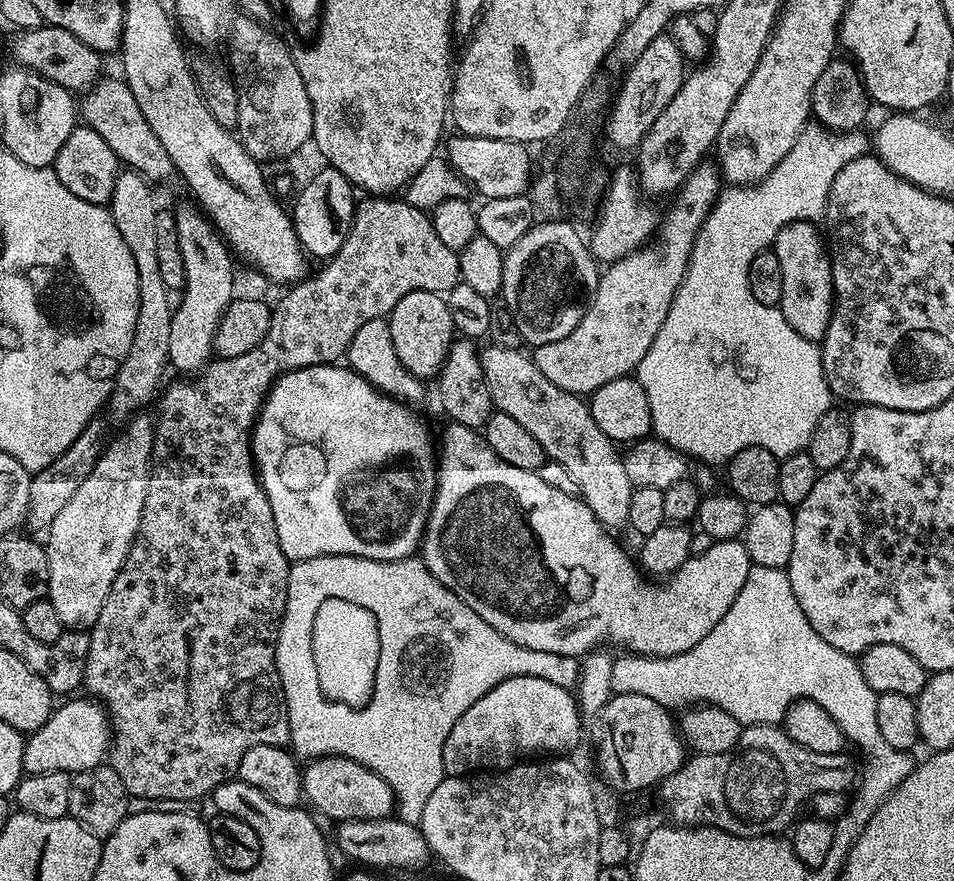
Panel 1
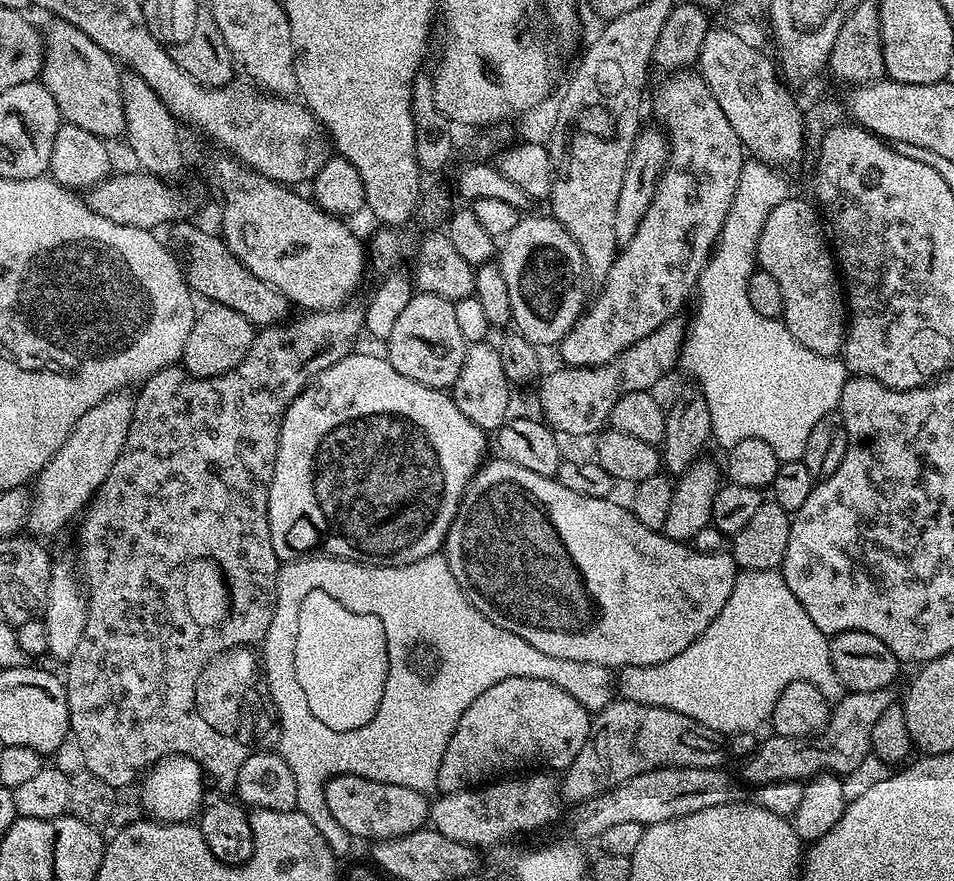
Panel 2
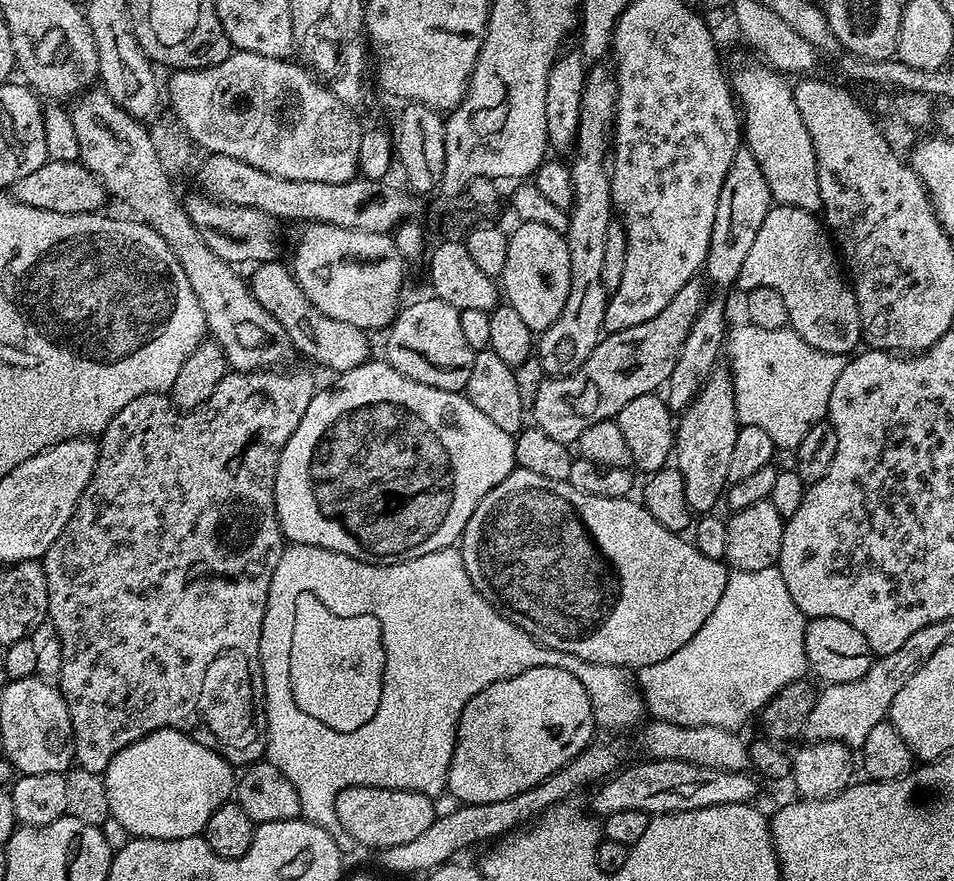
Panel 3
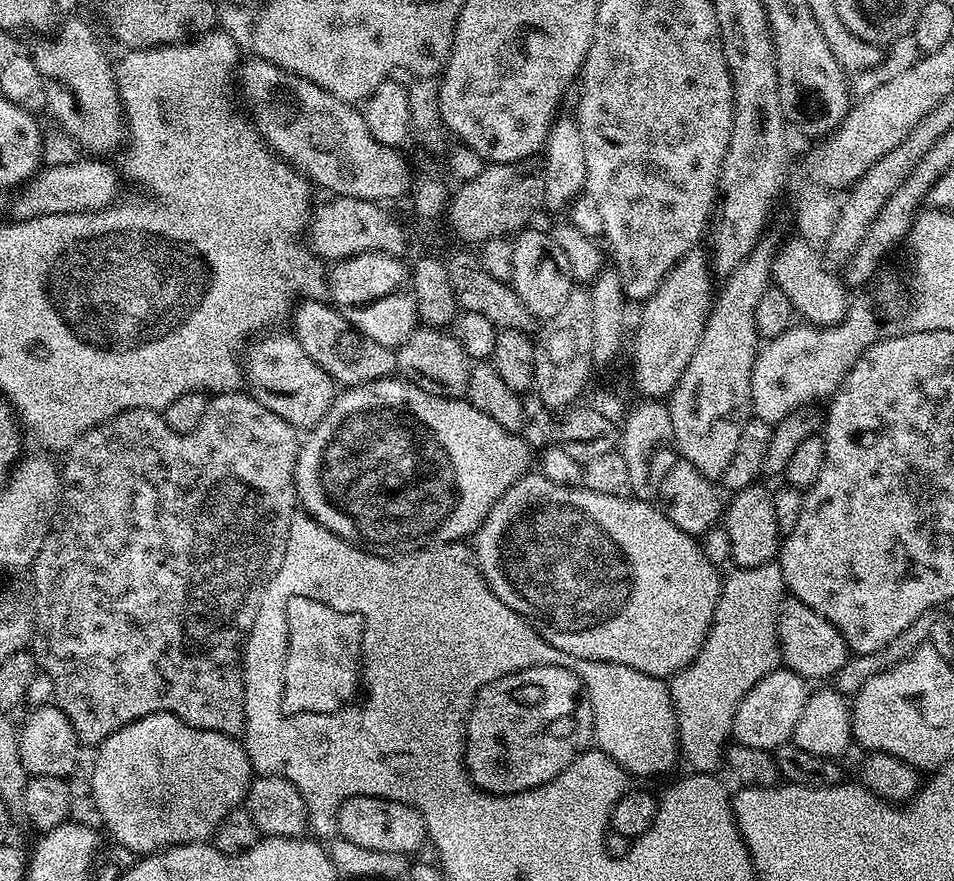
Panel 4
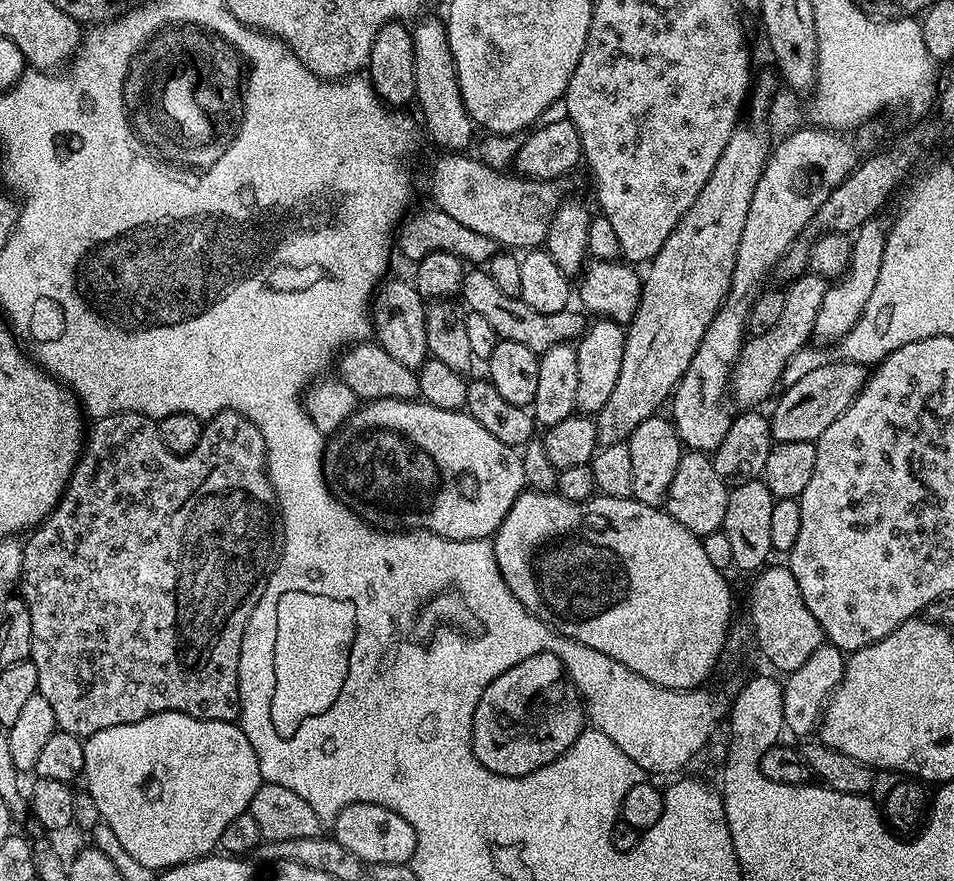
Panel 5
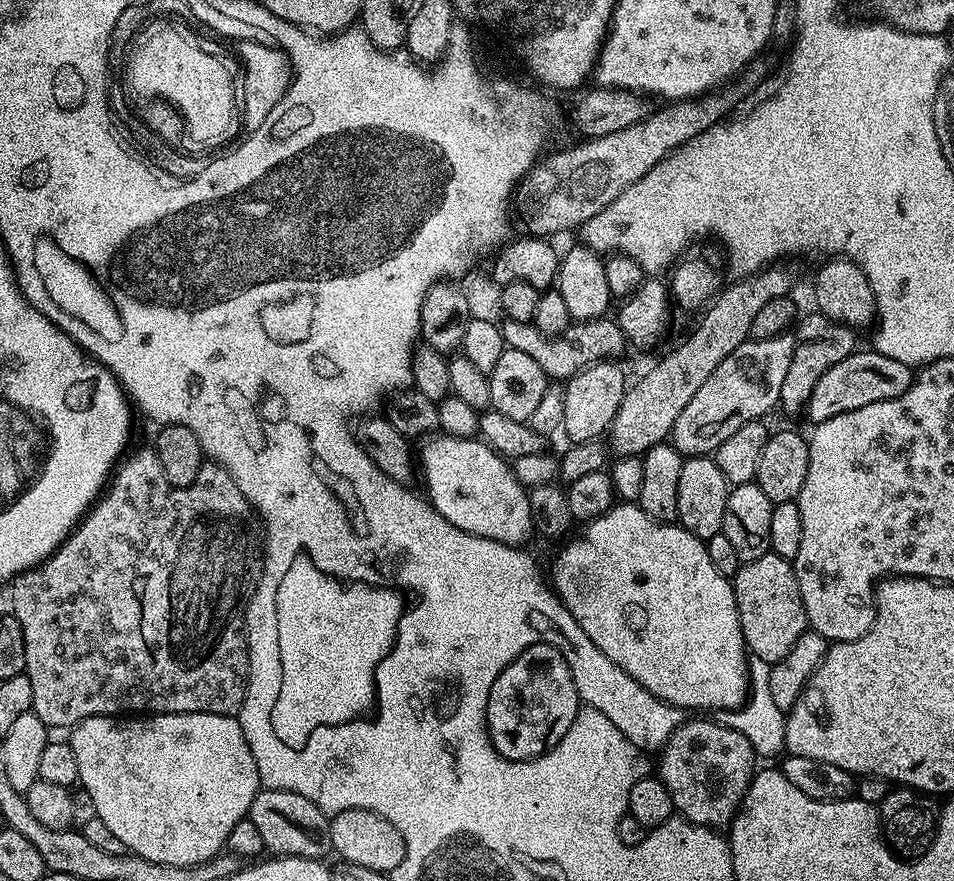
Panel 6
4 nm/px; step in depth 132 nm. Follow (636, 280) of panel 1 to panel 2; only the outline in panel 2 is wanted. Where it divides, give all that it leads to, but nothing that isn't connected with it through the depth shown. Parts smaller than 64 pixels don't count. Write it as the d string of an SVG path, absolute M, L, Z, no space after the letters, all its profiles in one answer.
M673 71L667 78L669 80L662 81L656 88L652 112L656 115L655 123L668 138L668 164L654 190L654 198L650 198L650 210L646 210L642 223L638 225L638 234L634 234L623 250L617 251L609 276L599 285L600 297L593 304L591 301L586 314L581 315L558 345L560 356L564 359L561 361L567 367L602 366L675 317L680 312L679 308L687 302L688 295L691 292L693 295L699 285L700 271L716 247L726 214L730 214L730 206L738 190L738 178L746 162L744 143L738 134L734 134L734 126L730 126L725 114L722 114L710 86L706 86L699 71Z

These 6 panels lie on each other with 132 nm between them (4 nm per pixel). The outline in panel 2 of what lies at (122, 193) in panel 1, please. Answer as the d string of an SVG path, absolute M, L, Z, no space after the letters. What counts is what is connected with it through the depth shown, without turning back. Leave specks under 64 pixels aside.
M128 390L112 392L102 398L98 406L82 414L54 458L50 458L44 469L36 473L36 492L34 488L34 499L26 520L30 528L32 524L31 531L37 537L52 536L62 531L72 519L75 521L95 497L102 482L106 482L114 462L118 462L118 454L122 454L122 446L126 446L126 430L130 430L133 403L133 393Z

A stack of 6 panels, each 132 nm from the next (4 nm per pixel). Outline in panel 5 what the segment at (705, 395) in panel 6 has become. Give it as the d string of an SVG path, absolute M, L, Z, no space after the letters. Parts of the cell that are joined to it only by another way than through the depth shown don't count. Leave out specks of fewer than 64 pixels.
M805 274L795 277L789 284L792 285L784 292L786 310L782 310L782 318L778 318L778 323L771 330L766 330L766 334L745 339L740 356L732 366L730 396L735 403L737 400L741 404L741 409L760 406L768 395L771 397L777 391L776 383L781 383L785 366L797 359L796 351L807 340L813 339L814 318L818 318L818 309L822 306L829 281L822 276Z

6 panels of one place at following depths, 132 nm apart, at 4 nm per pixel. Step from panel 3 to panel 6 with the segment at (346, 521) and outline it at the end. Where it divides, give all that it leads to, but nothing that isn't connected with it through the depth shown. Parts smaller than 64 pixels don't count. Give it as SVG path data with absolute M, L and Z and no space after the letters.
M436 434L425 439L421 444L424 445L420 450L418 448L418 468L419 471L420 468L424 471L424 484L428 487L426 496L432 507L438 510L438 514L446 518L446 522L458 526L458 530L475 536L513 546L523 545L523 540L534 532L528 501L529 489L520 485L516 476L512 474L512 465L507 459L502 458L500 453L479 438Z

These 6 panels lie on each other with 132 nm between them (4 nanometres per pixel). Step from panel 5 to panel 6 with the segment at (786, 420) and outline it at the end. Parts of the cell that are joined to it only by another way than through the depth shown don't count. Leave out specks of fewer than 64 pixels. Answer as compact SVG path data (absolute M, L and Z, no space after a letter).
M854 351L842 358L842 362L831 364L826 374L822 374L818 382L814 382L814 390L810 390L806 416L812 419L813 425L817 425L826 422L826 418L834 418L846 410L862 410L862 406L898 398L898 394L902 394L911 386L913 379L913 365L894 362L894 358L890 358L887 351Z

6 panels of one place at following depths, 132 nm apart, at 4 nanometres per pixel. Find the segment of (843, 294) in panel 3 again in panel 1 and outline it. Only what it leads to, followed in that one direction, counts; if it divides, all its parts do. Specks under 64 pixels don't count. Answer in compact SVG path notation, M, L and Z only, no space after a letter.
M811 221L790 223L781 228L772 250L782 268L783 290L778 305L783 317L807 340L821 341L829 328L835 307L832 262L825 239L820 238Z

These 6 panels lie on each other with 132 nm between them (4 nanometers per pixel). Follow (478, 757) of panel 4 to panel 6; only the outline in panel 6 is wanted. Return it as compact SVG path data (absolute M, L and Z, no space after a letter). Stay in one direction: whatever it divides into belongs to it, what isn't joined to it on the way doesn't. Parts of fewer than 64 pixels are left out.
M535 644L530 646L514 662L510 662L494 678L494 686L490 686L486 718L488 719L488 737L494 750L507 760L532 760L543 752L553 748L570 730L576 720L582 701L574 686L574 678L570 674L570 666L566 666L566 658L554 646Z

